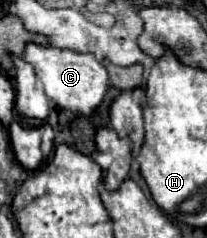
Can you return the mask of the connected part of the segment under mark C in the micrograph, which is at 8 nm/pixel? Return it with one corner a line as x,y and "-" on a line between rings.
28,44
24,50
24,60
32,64
38,80
44,86
46,96
60,108
66,108
80,116
90,116
102,104
108,90
108,72
94,56
60,50
54,46

